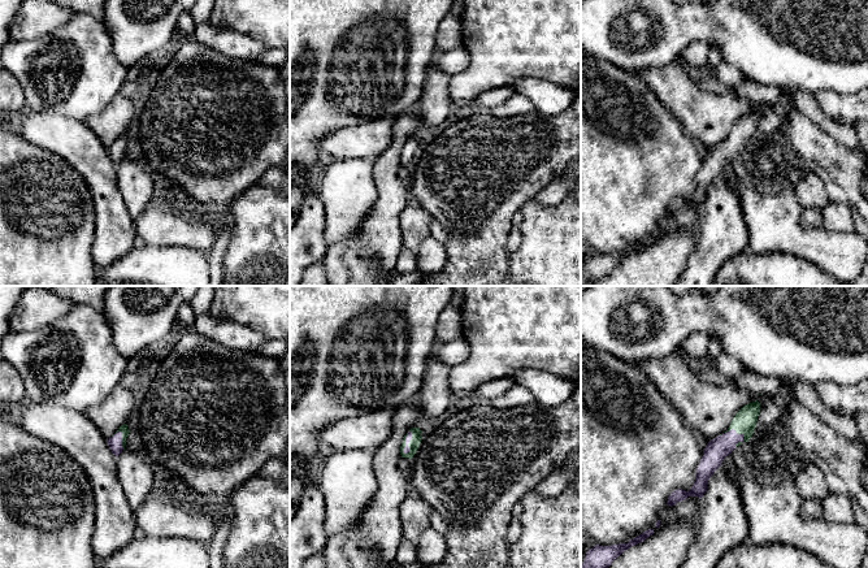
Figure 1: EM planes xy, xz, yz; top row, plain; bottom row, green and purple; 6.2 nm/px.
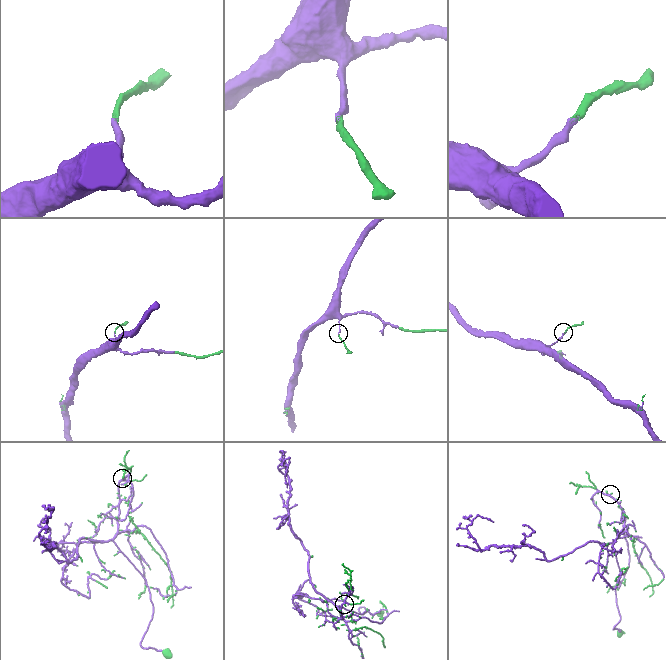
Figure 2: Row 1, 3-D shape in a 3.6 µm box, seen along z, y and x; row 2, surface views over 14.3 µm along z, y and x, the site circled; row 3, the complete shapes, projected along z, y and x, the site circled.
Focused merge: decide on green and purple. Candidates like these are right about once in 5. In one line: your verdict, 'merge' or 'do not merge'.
merge

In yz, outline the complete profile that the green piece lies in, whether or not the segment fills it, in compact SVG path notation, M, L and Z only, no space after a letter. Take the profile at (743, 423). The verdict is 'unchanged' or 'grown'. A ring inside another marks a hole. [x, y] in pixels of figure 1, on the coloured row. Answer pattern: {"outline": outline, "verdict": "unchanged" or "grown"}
{"outline": "M758 400L743 406L733 417L729 428L722 434L709 441L703 450L703 456L696 468L694 485L689 491L674 490L667 500L668 506L674 506L677 502L685 500L687 497L698 497L702 499L707 491L709 477L721 465L725 456L742 442L748 442L756 426L760 412L760 403Z", "verdict": "grown"}

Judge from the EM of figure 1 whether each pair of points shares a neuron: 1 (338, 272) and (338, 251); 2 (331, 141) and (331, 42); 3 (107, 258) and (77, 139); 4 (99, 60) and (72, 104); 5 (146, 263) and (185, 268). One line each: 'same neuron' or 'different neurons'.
1: same neuron
2: different neurons
3: same neuron
4: same neuron
5: same neuron

